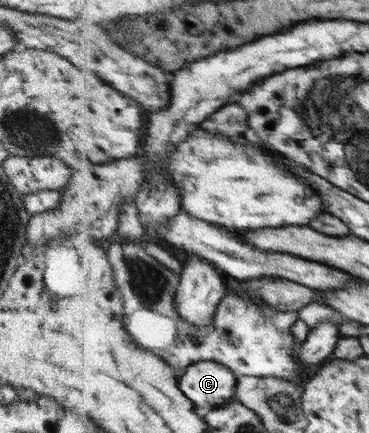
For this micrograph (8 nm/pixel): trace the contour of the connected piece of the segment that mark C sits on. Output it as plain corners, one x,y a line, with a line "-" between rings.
216,361
192,363
179,381
183,393
191,397
196,407
211,411
233,399
237,384
238,375
228,365

